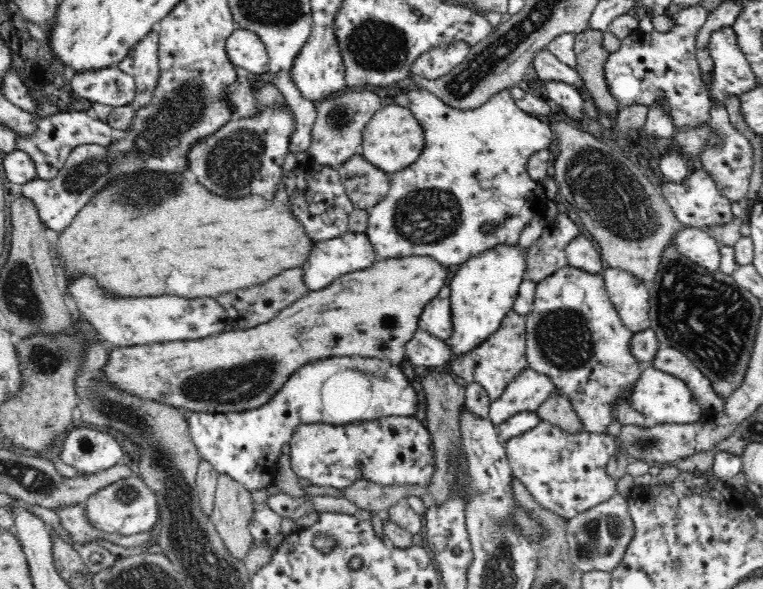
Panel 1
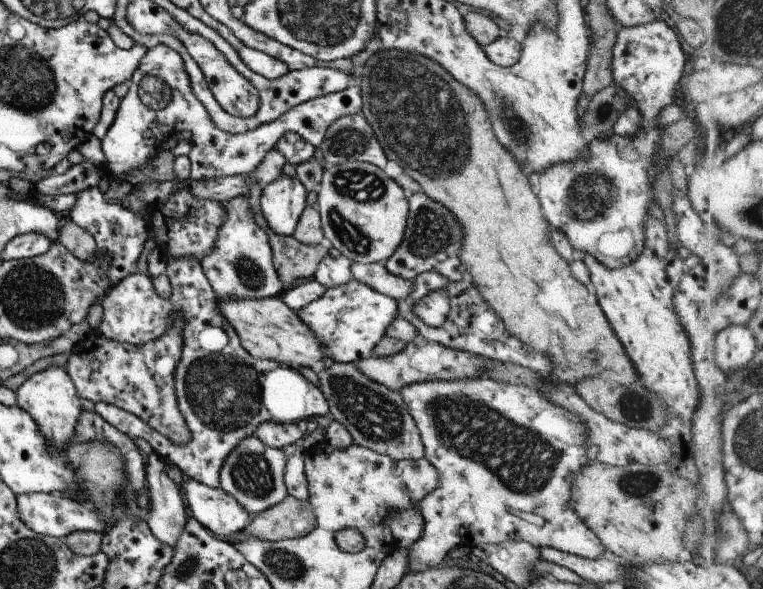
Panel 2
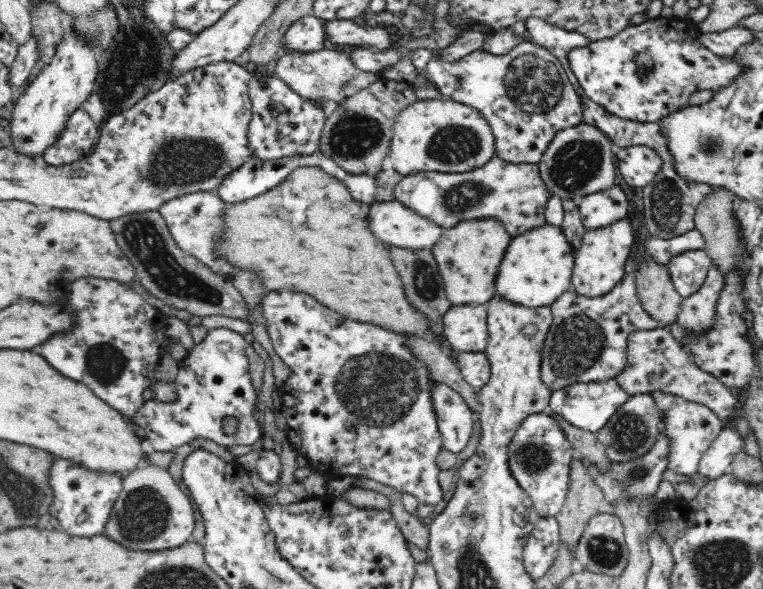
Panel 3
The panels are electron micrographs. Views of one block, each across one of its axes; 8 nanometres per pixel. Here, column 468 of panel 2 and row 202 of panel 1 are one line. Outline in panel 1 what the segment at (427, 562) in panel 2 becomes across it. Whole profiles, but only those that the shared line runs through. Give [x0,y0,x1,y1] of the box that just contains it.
[365,88,552,269]

